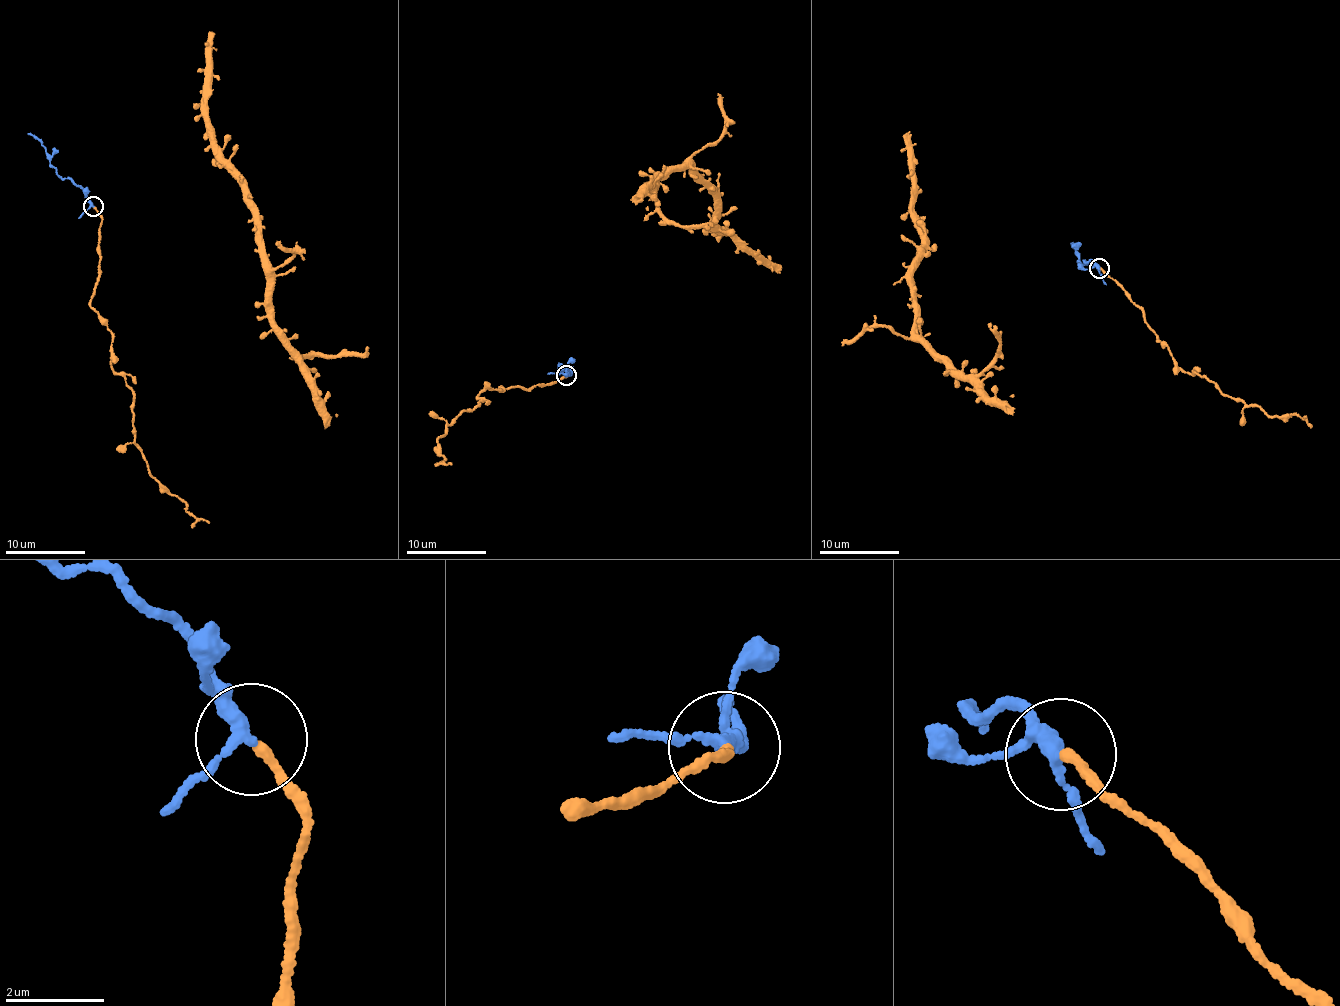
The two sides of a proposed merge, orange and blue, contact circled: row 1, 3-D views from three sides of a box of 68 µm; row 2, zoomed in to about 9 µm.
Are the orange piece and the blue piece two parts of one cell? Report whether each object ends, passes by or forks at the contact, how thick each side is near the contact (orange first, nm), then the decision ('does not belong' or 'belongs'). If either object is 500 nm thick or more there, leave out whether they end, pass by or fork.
orange ends; blue passes by; calibres 190 and 240 nm; belongs

